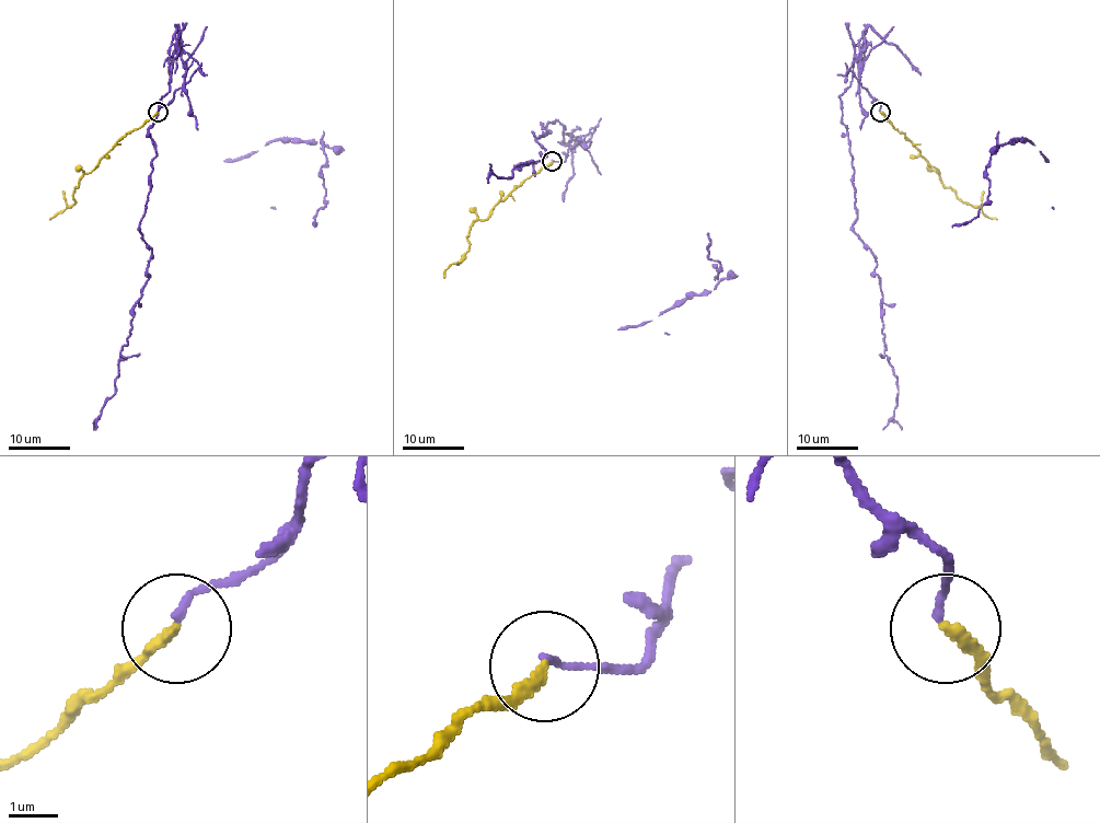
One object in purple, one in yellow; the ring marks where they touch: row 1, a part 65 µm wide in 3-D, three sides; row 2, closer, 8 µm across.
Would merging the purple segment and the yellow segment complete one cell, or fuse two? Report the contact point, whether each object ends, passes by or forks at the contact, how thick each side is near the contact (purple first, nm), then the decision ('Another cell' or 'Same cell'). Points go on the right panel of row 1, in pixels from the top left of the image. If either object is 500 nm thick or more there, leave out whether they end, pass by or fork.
Place: (880, 112). At the ring purple ends. At the ring yellow ends. Thickness 150 nm (purple) against 240 nm. Another cell

